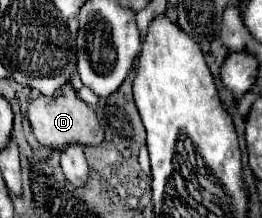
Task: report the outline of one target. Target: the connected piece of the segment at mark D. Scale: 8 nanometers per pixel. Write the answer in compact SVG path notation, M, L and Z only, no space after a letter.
M65 83L57 95L49 99L47 105L35 105L35 101L27 109L27 119L31 123L31 129L37 137L37 141L45 147L53 149L65 149L69 143L79 143L79 145L97 145L103 139L103 127L99 125L93 107L89 107L85 101L81 101L75 93L75 89Z

